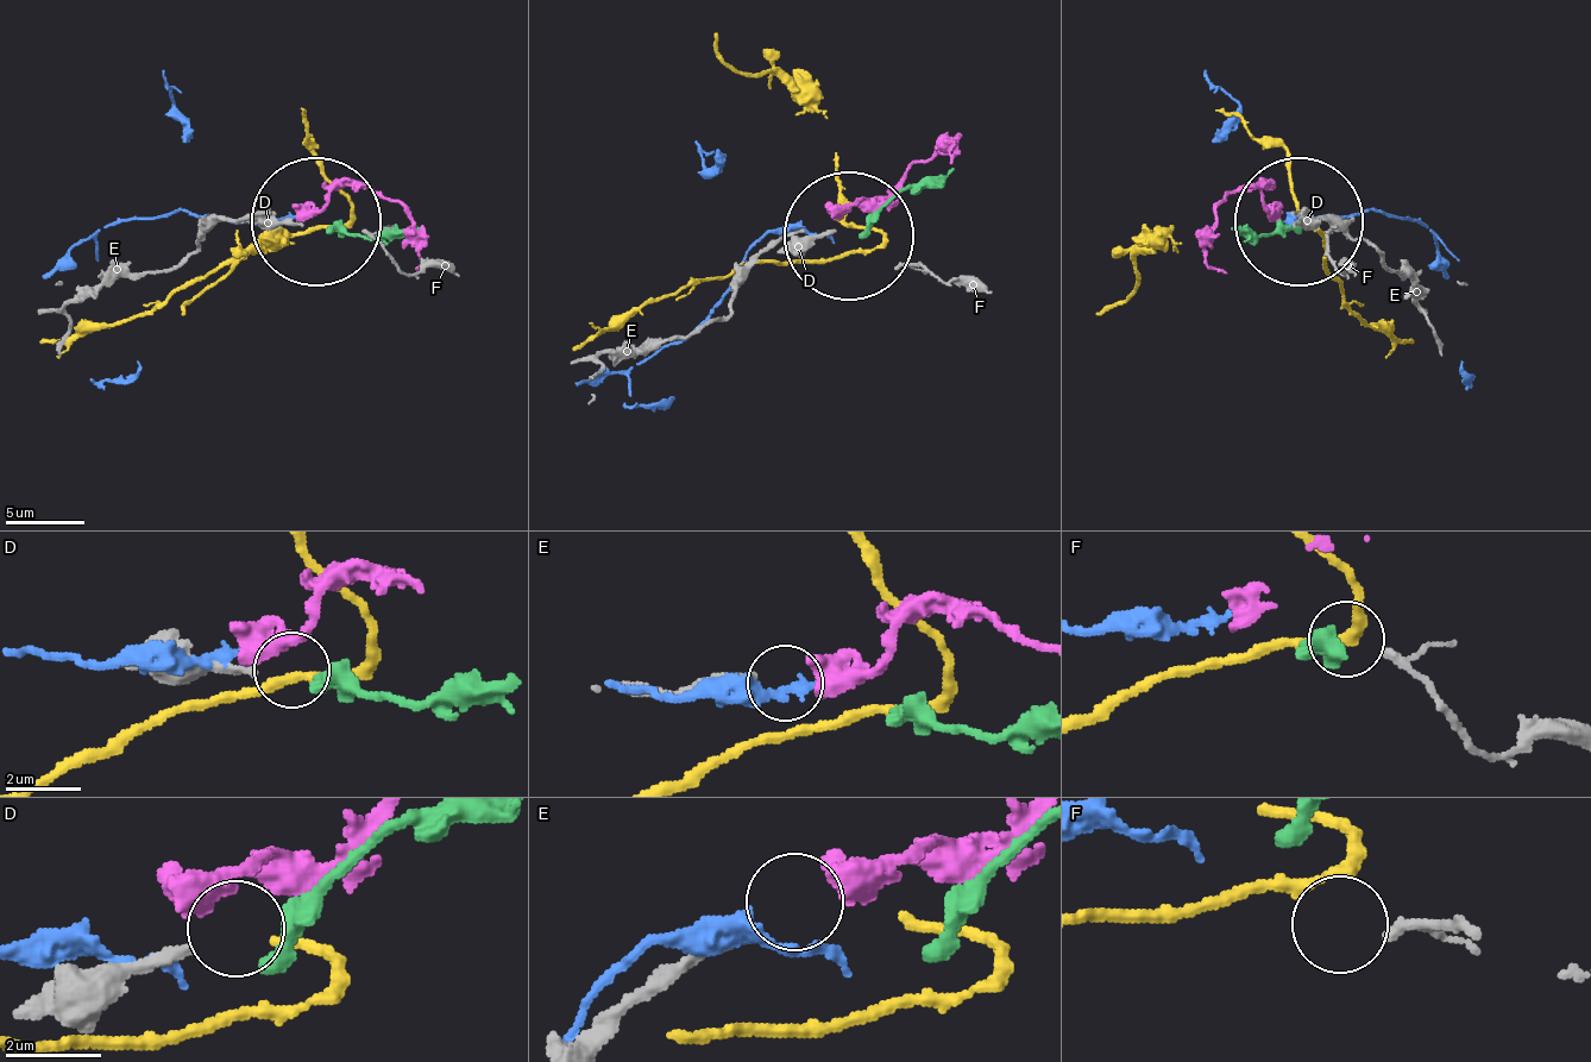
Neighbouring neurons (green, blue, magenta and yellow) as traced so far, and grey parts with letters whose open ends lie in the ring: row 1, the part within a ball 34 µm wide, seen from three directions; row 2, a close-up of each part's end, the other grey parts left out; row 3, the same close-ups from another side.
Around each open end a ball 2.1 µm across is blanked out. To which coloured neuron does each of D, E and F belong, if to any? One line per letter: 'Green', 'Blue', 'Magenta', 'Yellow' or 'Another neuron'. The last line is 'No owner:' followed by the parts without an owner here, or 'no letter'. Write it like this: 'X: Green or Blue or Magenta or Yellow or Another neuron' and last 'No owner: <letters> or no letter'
D: Another neuron
E: Magenta
F: Yellow
No owner: D

